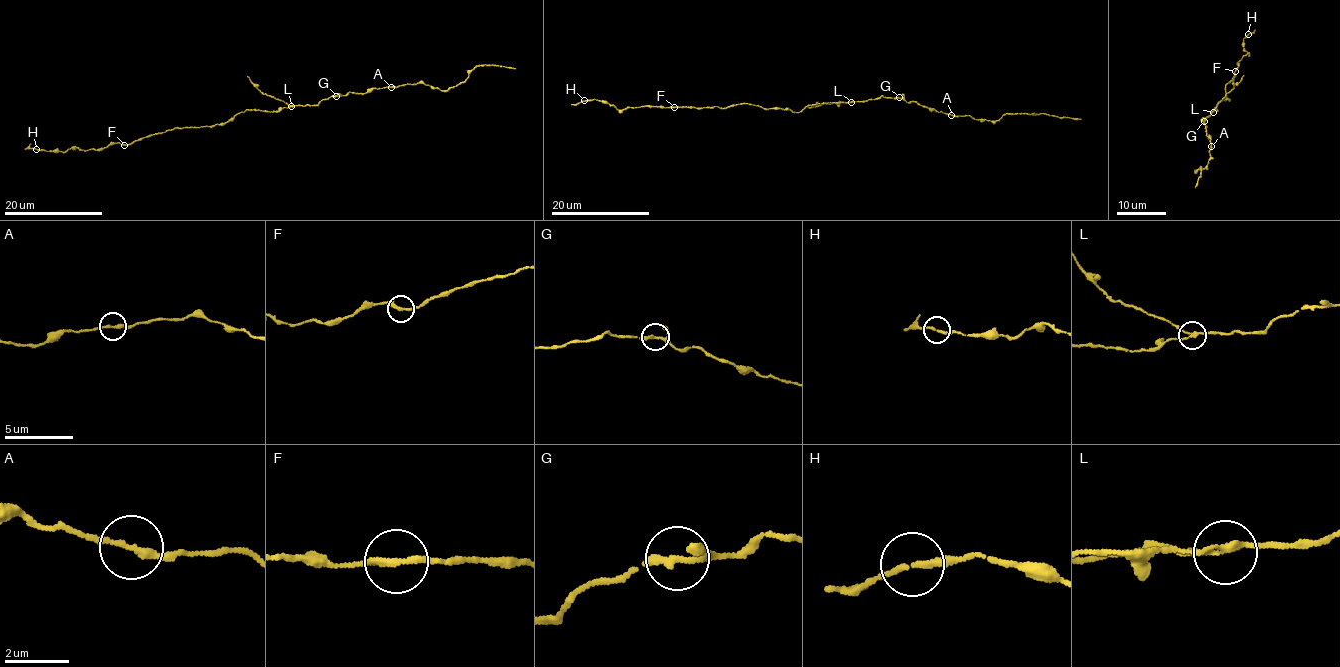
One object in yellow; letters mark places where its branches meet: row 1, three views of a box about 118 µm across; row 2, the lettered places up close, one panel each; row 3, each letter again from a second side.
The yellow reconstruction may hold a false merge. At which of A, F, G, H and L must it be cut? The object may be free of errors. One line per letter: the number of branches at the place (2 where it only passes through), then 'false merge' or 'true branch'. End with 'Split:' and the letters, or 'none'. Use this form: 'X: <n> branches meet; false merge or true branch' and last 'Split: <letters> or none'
A: 2 branches meet; true branch
F: 2 branches meet; true branch
G: 3 branches meet; true branch
H: 2 branches meet; true branch
L: 3 branches meet; false merge
Split: L

